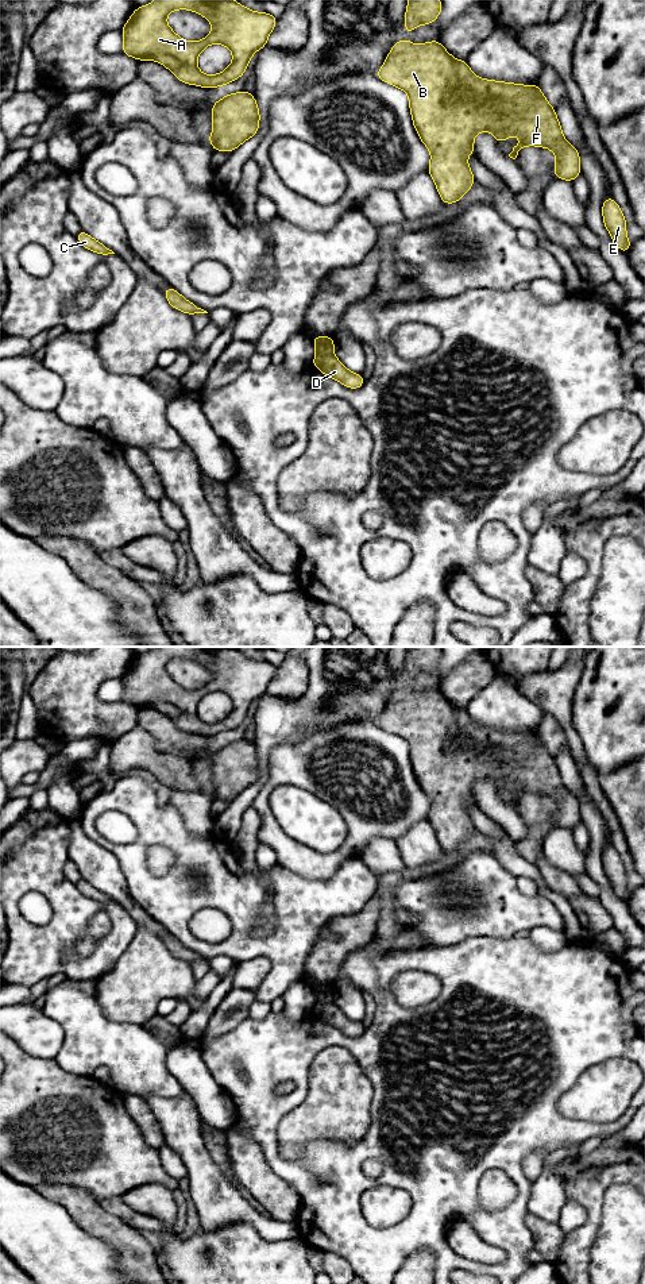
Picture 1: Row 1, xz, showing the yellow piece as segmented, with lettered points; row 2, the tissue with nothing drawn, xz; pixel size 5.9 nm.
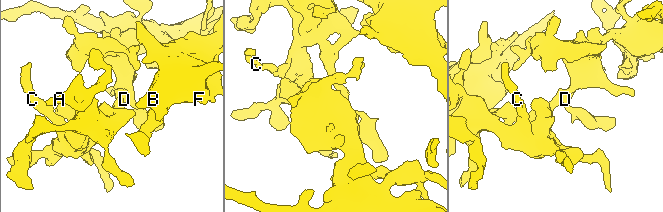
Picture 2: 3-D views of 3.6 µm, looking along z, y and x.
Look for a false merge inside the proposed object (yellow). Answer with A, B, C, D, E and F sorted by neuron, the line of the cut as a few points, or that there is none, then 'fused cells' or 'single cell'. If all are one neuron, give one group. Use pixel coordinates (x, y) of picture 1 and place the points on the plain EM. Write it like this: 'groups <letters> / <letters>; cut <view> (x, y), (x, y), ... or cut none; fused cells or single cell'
groups A B C E F / D; cut xz (317, 1001), (332, 1002); fused cells

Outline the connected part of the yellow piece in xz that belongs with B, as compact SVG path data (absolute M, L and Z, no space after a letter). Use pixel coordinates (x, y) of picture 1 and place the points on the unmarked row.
M398 689L383 714L375 722L409 743L414 776L432 805L428 822L433 826L444 852L457 851L476 830L467 811L474 797L474 784L490 779L497 791L511 783L522 786L510 806L515 807L524 794L546 795L556 802L553 821L557 826L573 829L580 821L579 799L563 786L555 756L546 749L538 733L520 733L476 725L466 709L453 706L440 689L414 693Z

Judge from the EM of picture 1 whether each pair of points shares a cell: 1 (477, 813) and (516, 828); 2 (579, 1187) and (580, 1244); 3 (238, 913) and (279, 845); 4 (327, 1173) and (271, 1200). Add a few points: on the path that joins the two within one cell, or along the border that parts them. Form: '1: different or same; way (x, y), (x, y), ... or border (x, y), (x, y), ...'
1: different; border (474, 801), (498, 824)
2: same; way (593, 1200), (593, 1223), (589, 1230)
3: different; border (277, 862), (305, 876)
4: different; border (271, 1168), (290, 1186), (297, 1196), (296, 1221)

